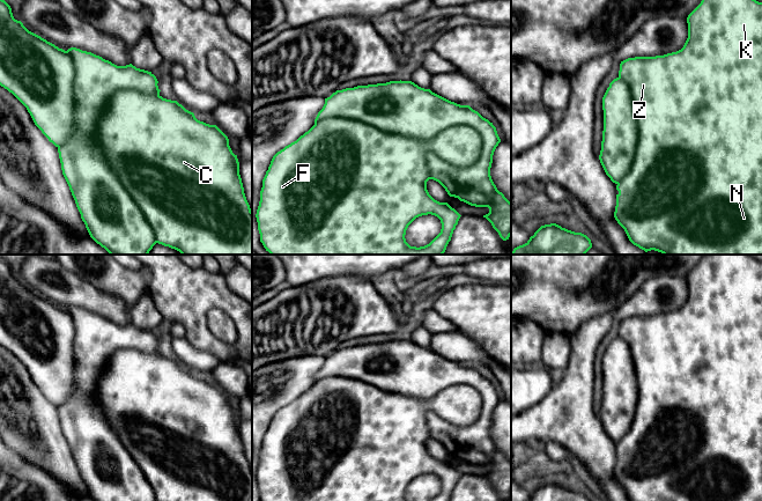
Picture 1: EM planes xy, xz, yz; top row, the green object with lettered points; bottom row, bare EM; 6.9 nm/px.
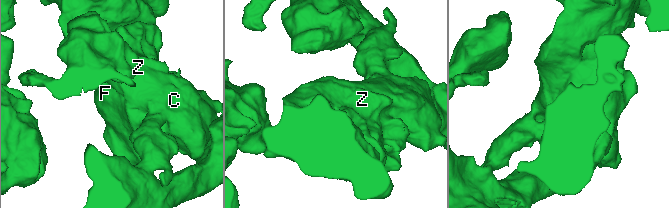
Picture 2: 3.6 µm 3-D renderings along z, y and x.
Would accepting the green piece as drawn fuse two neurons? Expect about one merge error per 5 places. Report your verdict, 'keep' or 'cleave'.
keep

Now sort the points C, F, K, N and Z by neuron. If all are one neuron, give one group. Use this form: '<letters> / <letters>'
C F K N Z

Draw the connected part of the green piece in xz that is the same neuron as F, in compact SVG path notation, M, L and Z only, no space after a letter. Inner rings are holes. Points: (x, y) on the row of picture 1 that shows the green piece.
M390 81L386 83L357 86L336 90L325 98L323 109L318 112L315 125L296 141L278 152L266 171L260 191L260 201L257 209L260 242L271 255L443 255L458 224L460 214L447 202L435 200L427 190L427 182L438 182L450 197L458 198L471 206L488 207L489 213L483 215L498 233L503 241L511 236L511 202L500 192L490 176L493 155L501 142L496 127L469 105L451 102L430 89L419 87L412 81ZM435 215L441 220L441 233L424 246L410 246L405 238L408 226L419 216Z

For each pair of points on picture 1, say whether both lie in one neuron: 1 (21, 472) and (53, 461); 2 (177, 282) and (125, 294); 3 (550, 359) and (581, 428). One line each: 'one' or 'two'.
1: two
2: two
3: two

